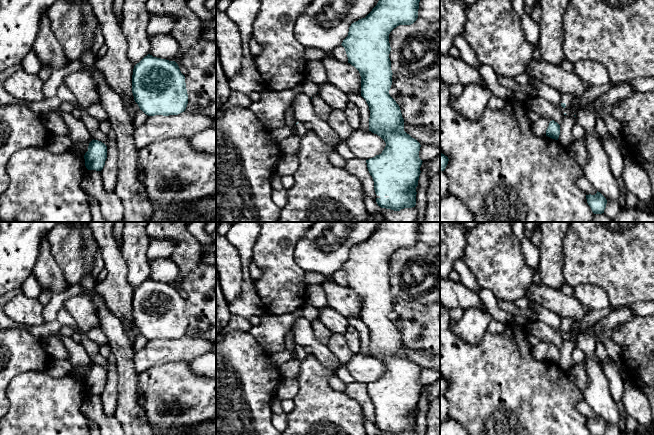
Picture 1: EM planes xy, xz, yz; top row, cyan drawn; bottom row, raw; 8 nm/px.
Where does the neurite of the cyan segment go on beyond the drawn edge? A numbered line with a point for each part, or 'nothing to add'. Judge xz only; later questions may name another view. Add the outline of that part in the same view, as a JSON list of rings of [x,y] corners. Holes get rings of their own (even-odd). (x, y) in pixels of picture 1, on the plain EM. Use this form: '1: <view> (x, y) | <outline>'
1: xz (301, 353) | [[[298,347],[296,353],[297,353],[297,357],[300,360],[306,358],[308,355],[307,352],[305,351],[304,347]]]

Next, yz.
1: yz (566, 322) | [[[562,318],[561,327],[566,328],[565,337],[568,339],[575,339],[575,337],[570,334],[570,328],[572,323],[573,322],[570,318]]]

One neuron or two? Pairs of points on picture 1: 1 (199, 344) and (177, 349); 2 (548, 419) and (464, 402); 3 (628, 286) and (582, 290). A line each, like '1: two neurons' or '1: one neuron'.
1: one neuron
2: one neuron
3: two neurons

